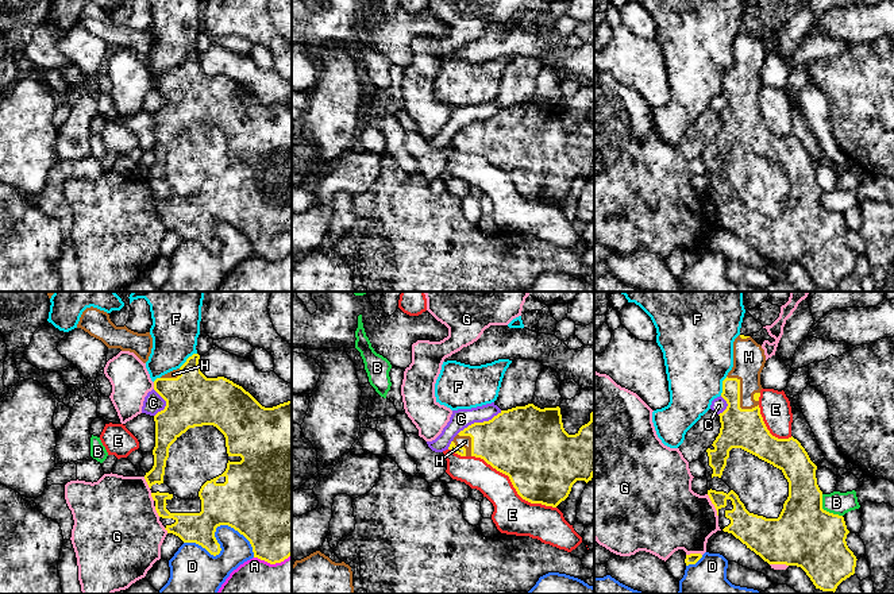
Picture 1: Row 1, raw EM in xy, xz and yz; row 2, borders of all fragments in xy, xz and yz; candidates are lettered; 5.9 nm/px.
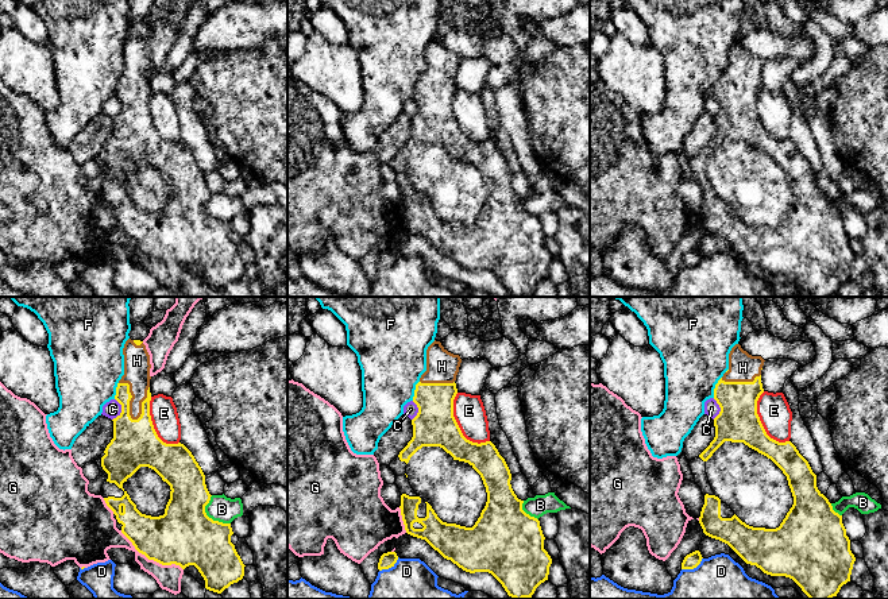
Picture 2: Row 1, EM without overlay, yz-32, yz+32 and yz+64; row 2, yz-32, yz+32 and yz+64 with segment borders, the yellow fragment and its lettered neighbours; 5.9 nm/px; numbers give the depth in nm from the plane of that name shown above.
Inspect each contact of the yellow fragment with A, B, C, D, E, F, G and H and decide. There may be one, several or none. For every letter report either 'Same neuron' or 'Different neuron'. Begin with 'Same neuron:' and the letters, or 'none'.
Same neuron: H
A: Different neuron
B: Different neuron
C: Different neuron
D: Different neuron
E: Different neuron
F: Different neuron
G: Different neuron
H: Same neuron

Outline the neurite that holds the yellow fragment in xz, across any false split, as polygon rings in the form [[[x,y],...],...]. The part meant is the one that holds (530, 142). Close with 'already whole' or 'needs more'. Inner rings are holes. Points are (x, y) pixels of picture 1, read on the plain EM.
[[[528,101],[501,108],[492,117],[474,120],[461,128],[448,147],[461,154],[481,155],[508,173],[523,197],[556,205],[569,194],[577,178],[587,181],[594,173],[594,107],[590,119],[575,132],[564,128],[559,104],[540,107]]] | needs more

